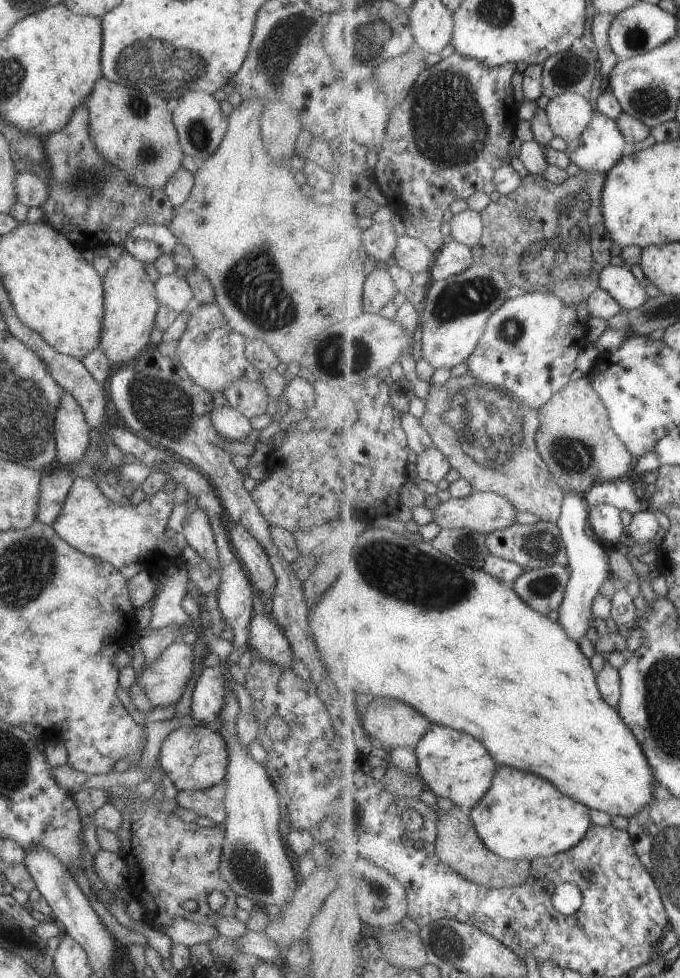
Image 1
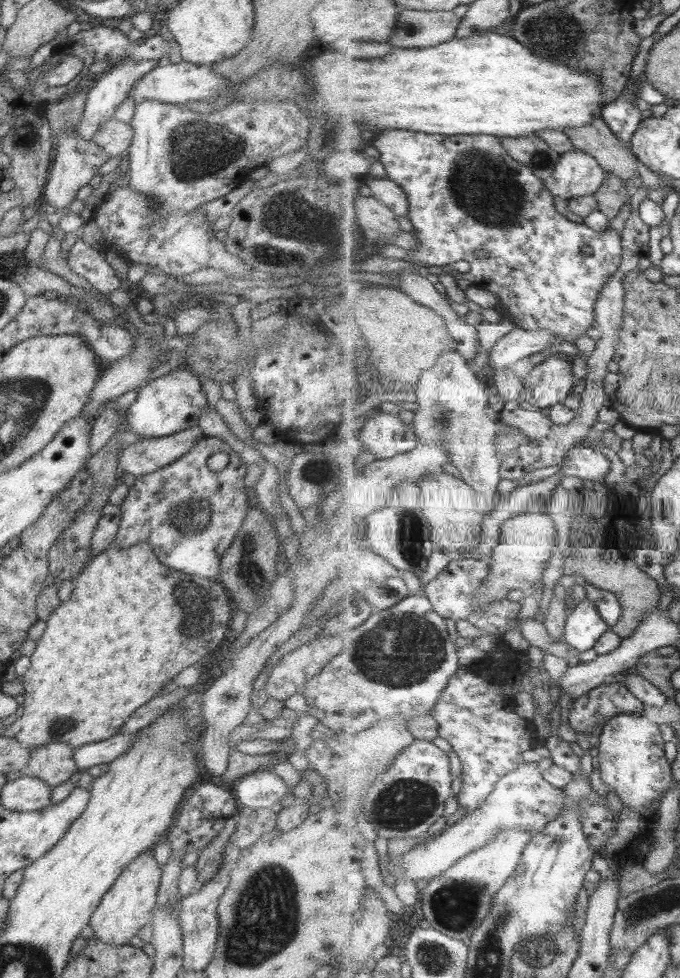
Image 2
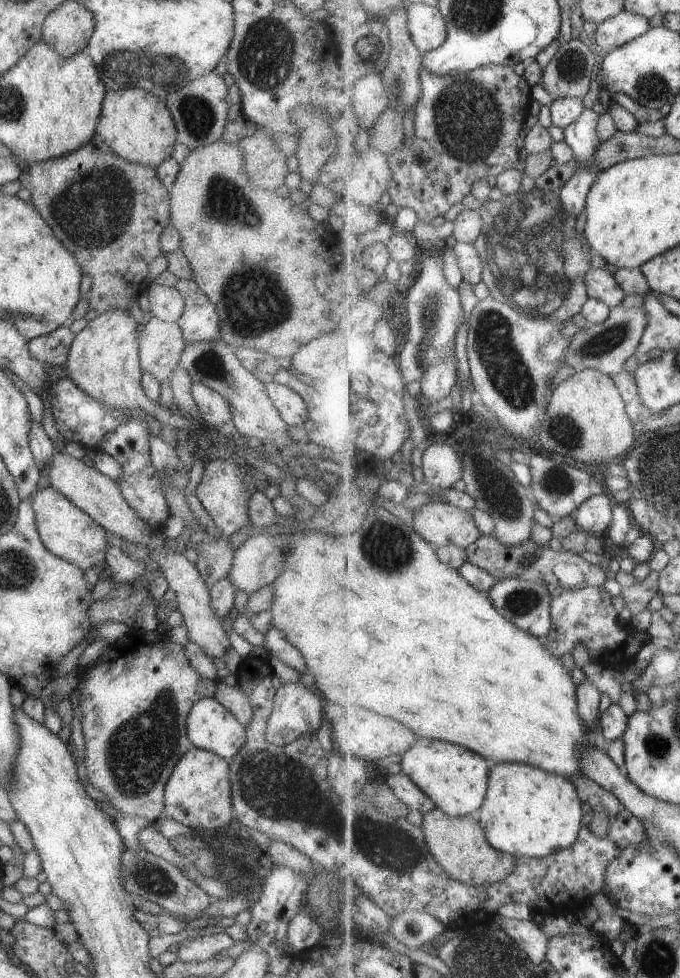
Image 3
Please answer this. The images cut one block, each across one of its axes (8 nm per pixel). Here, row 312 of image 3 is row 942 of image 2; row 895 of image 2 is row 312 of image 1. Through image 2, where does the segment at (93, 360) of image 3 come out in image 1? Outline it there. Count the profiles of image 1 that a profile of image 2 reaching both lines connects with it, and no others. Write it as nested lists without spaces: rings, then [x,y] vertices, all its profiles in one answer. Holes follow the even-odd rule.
[[[126,251],[109,267],[103,280],[103,318],[97,347],[111,362],[128,362],[135,354],[149,347],[149,334],[155,327],[154,318],[159,302],[155,296],[154,283],[149,280],[143,264]]]

